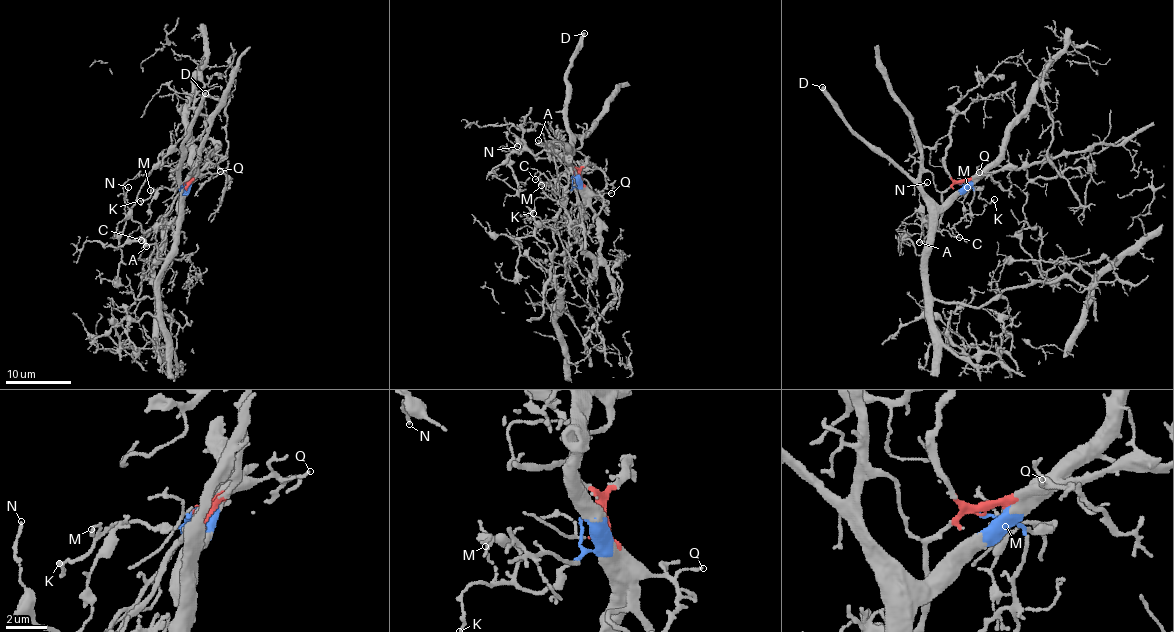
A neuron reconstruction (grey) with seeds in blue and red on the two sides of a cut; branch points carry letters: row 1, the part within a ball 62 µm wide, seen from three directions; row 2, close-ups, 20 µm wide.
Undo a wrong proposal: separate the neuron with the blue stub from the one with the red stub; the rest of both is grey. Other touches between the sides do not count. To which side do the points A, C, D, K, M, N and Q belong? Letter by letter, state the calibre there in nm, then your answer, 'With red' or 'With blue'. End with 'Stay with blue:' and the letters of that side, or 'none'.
A: Thickness 140 nm. With red
C: Thickness 90 nm. With blue
D: Thickness 440 nm. With blue
K: Thickness 110 nm. With blue
M: Thickness 120 nm. With blue
N: Thickness 110 nm. With red
Q: Thickness 130 nm. With red
Stay with blue: C, D, K, M

